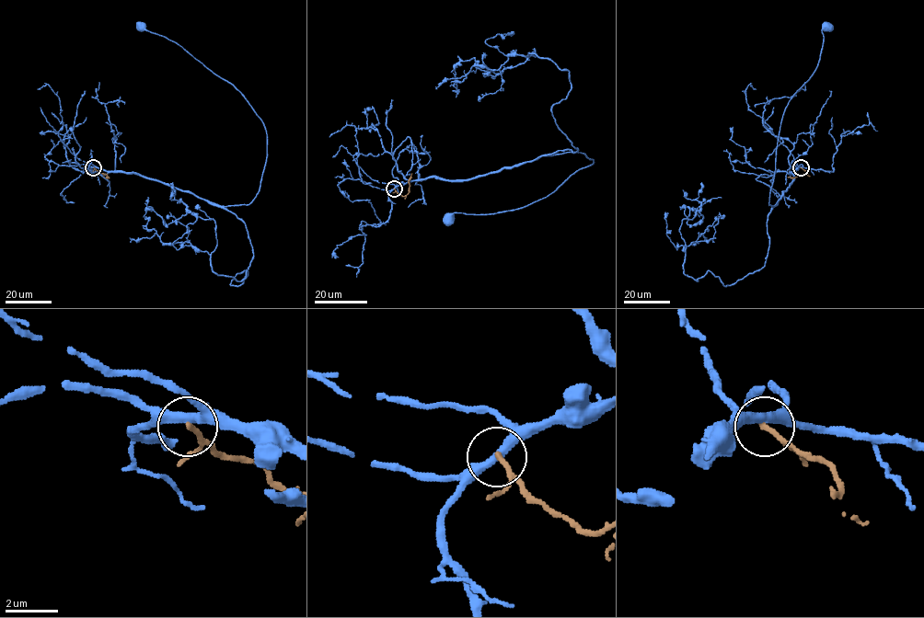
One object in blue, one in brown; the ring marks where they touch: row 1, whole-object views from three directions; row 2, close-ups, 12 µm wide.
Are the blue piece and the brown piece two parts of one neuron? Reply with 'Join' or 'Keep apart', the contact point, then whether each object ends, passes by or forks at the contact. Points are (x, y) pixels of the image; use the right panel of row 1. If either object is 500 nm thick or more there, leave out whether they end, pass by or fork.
Keep apart. Place: (801, 167). At the ring blue passes by. At the ring brown ends

